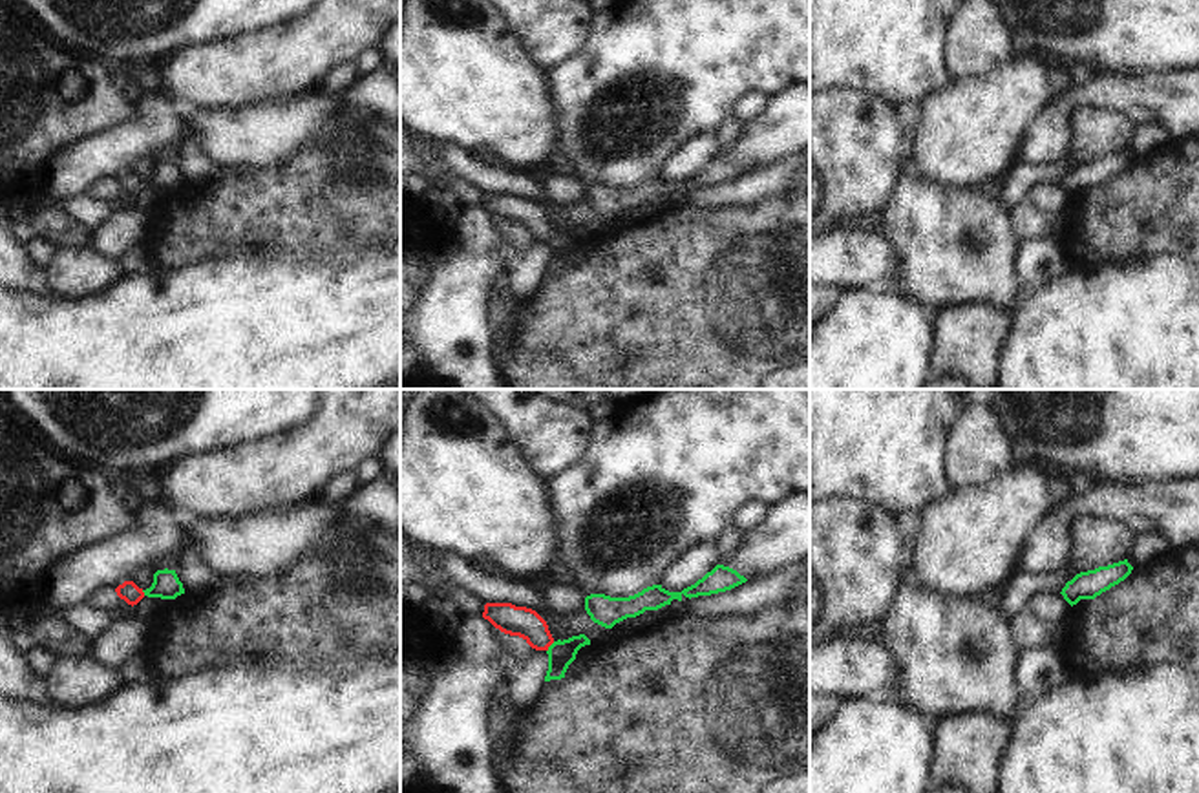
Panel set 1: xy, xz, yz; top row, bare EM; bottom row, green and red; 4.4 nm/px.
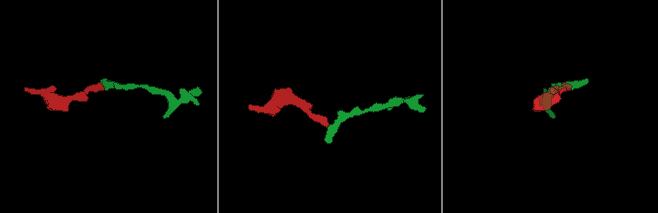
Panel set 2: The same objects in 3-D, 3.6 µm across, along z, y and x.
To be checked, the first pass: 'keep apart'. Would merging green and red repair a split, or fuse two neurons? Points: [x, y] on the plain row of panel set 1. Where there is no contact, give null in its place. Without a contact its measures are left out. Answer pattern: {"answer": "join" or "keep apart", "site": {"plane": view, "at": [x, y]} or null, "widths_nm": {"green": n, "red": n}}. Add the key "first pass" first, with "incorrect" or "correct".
{"first pass": "incorrect", "answer": "join", "site": {"plane": "xz", "at": [549, 238]}, "widths_nm": {"green": 110, "red": 140}}

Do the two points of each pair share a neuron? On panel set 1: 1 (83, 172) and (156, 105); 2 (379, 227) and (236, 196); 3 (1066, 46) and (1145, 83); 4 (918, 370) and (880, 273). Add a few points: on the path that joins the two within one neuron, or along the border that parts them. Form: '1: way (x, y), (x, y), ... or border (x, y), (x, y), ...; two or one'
1: way (101, 156), (110, 154), (141, 123); one
2: way (344, 207), (271, 207); one
3: border (1099, 70), (1167, 72); two
4: border (848, 287), (881, 289); two

